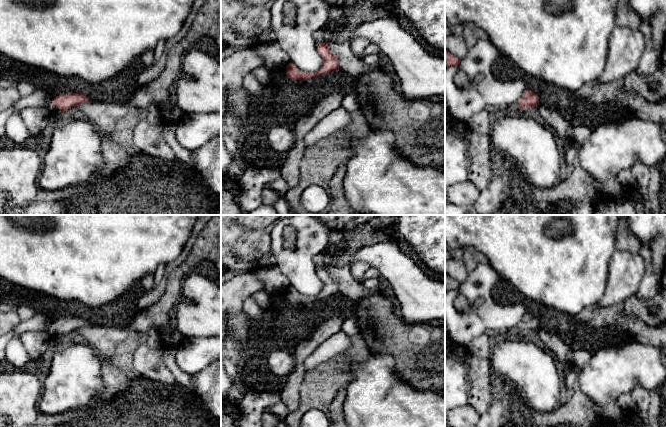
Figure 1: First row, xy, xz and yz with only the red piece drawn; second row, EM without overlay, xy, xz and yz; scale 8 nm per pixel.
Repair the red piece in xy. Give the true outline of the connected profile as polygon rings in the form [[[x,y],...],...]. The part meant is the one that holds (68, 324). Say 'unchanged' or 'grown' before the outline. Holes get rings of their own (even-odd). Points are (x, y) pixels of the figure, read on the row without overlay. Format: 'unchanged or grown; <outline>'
unchanged; [[[80,316],[66,317],[52,323],[52,329],[59,330],[63,336],[86,326],[89,326],[88,320]]]

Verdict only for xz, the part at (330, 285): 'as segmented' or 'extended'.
as segmented

